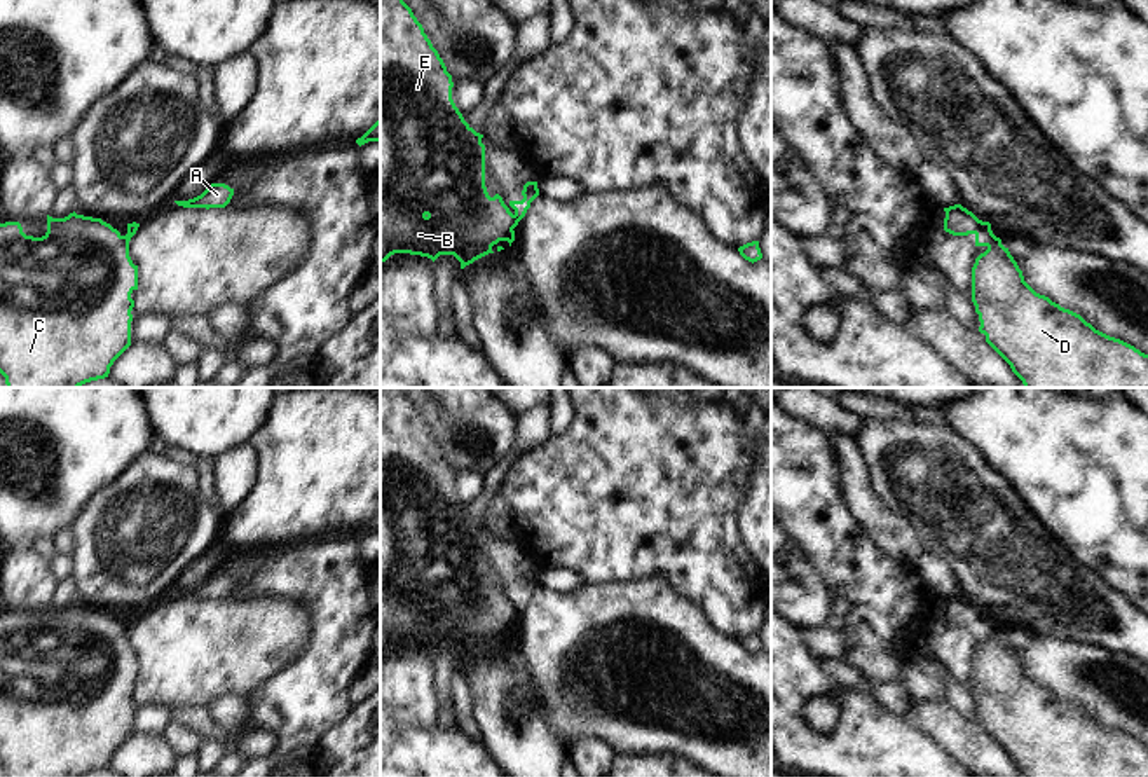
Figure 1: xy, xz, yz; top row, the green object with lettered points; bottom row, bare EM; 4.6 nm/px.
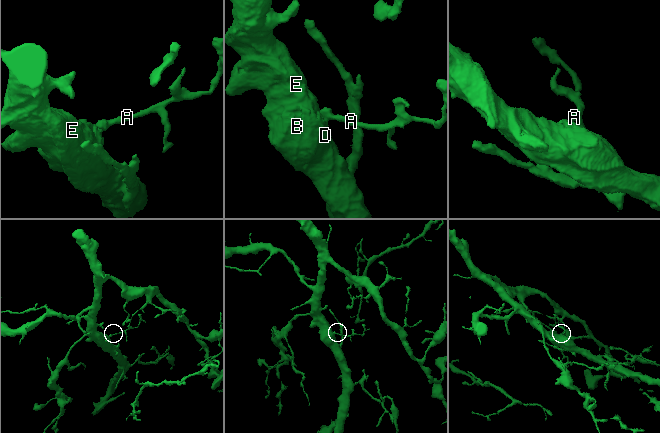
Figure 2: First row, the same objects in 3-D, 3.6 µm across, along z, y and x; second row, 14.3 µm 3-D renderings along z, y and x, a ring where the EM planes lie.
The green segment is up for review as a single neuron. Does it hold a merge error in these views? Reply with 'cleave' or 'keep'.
cleave

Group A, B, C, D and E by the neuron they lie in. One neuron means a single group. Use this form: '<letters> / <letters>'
A / B C D E

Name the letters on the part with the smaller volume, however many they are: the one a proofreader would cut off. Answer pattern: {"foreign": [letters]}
{"foreign": ["A"]}

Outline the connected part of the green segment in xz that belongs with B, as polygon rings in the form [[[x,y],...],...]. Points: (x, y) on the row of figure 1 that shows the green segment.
[[[380,0],[380,264],[394,253],[410,253],[427,257],[433,262],[440,255],[454,255],[461,262],[461,269],[473,264],[475,260],[504,250],[499,241],[508,241],[509,246],[515,241],[515,227],[518,220],[504,204],[502,197],[495,194],[489,196],[485,187],[485,145],[482,143],[483,134],[476,133],[462,117],[452,100],[452,75],[447,72],[443,59],[433,47],[431,40],[424,33],[422,24],[413,16],[412,9],[403,0]]]

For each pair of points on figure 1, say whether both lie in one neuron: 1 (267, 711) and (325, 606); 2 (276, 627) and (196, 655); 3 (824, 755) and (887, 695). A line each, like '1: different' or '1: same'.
1: same
2: same
3: different

